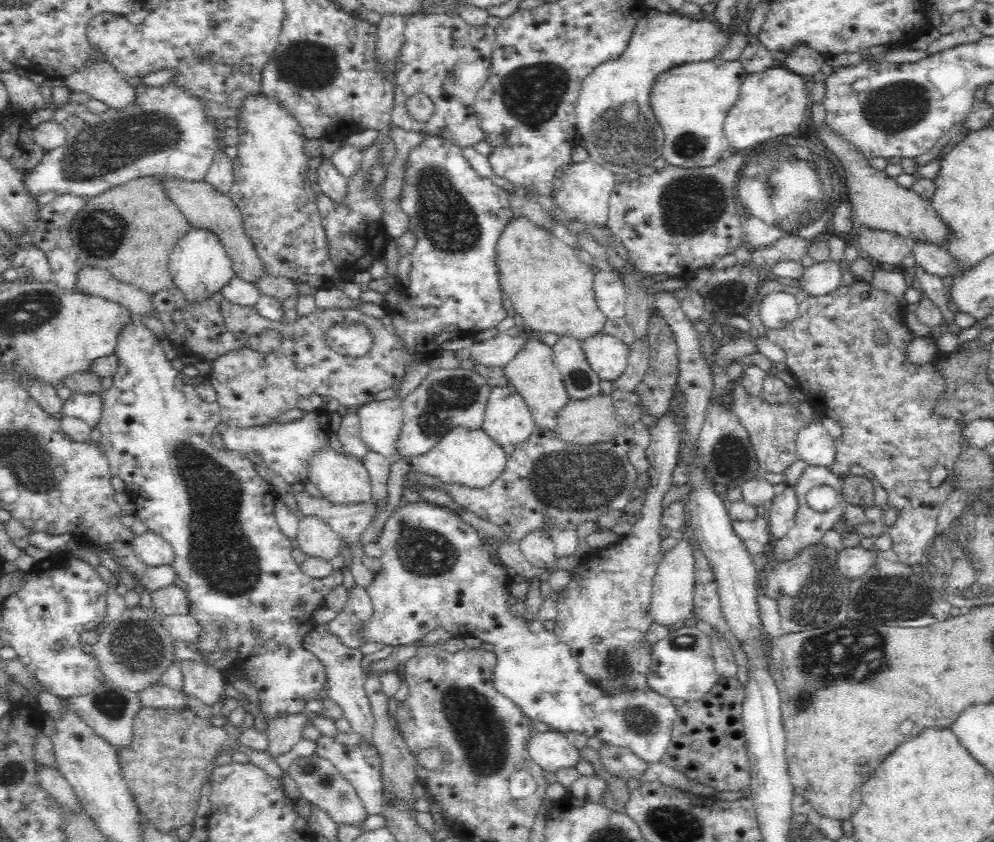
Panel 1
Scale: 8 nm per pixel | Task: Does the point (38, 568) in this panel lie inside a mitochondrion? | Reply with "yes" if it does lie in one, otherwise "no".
no

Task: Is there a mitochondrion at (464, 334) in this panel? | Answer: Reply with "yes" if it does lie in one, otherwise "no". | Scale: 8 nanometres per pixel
no

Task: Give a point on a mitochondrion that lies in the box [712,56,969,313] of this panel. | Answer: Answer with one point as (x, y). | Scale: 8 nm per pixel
(898, 106)

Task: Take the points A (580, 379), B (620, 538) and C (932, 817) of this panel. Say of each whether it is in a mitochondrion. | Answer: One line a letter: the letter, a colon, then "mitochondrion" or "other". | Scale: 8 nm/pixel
A: mitochondrion
B: other
C: other

